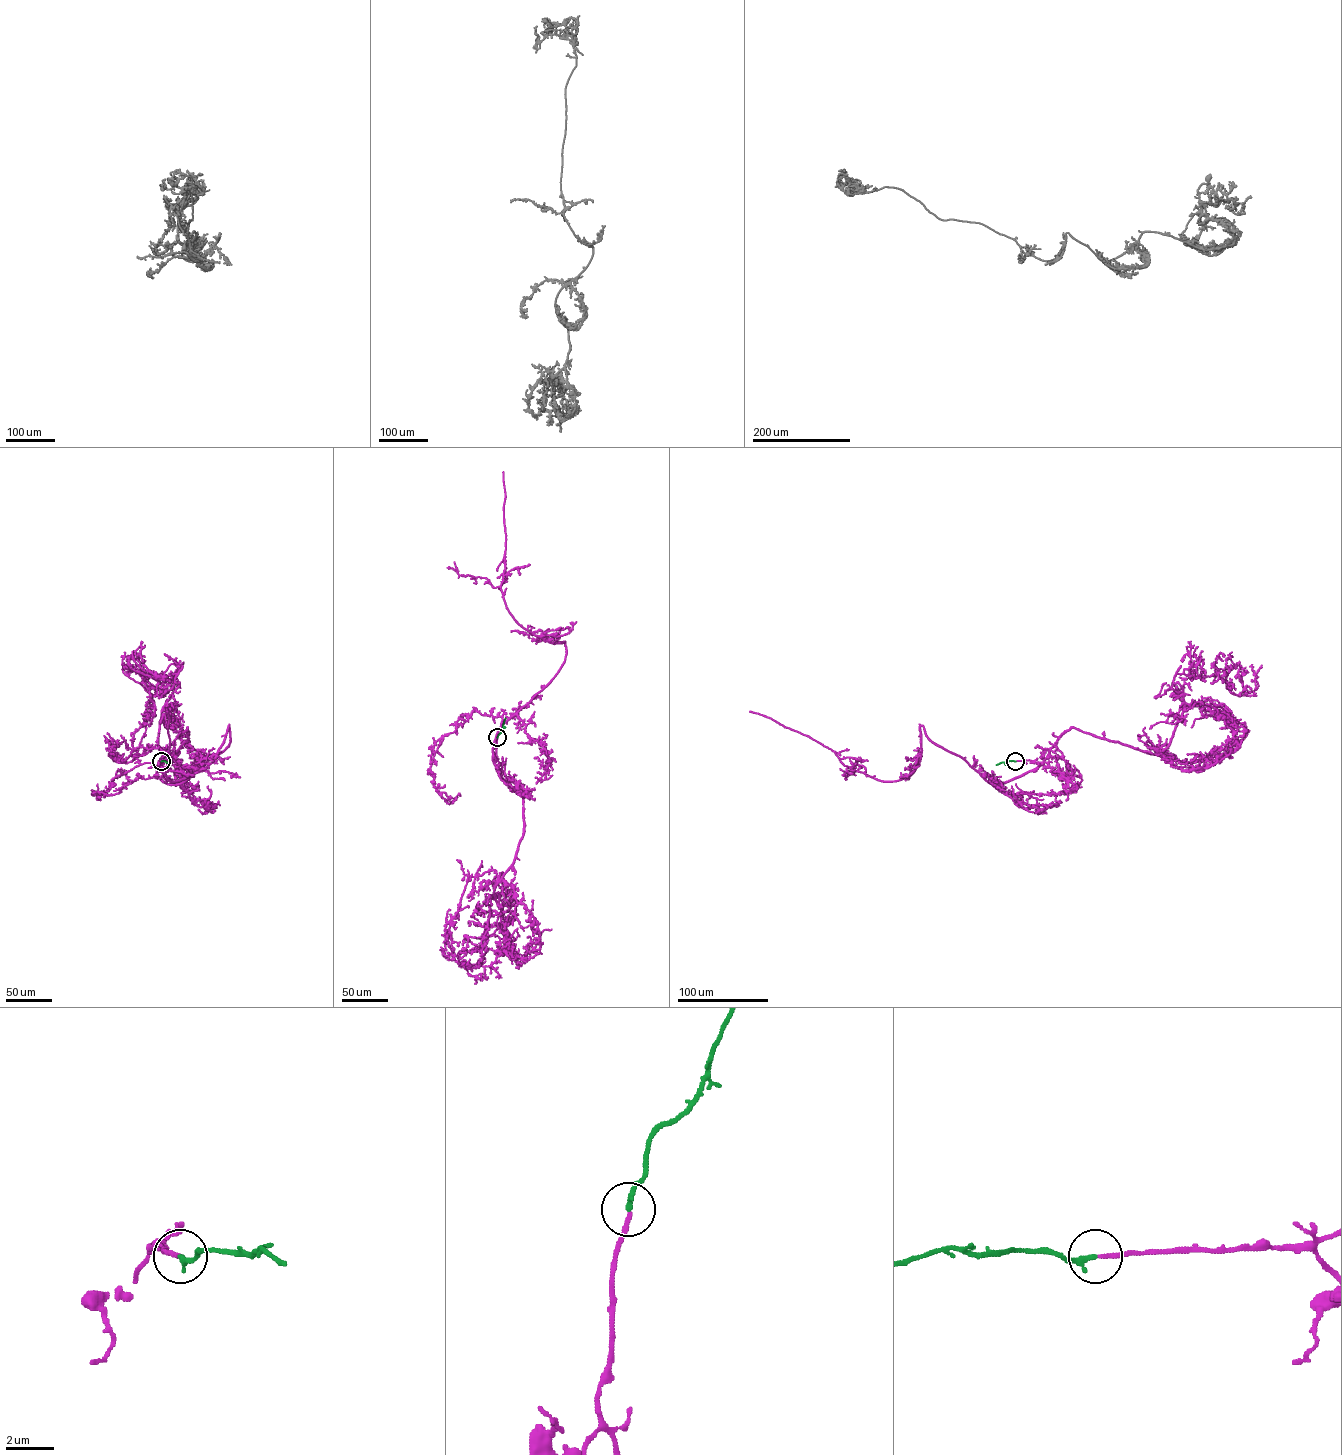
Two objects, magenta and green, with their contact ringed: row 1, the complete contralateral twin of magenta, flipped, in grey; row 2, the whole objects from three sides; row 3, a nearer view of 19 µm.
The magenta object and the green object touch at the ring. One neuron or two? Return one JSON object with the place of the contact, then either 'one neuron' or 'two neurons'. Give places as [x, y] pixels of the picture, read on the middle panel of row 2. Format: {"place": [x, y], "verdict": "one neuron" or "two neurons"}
{"place": [497, 737], "verdict": "one neuron"}

